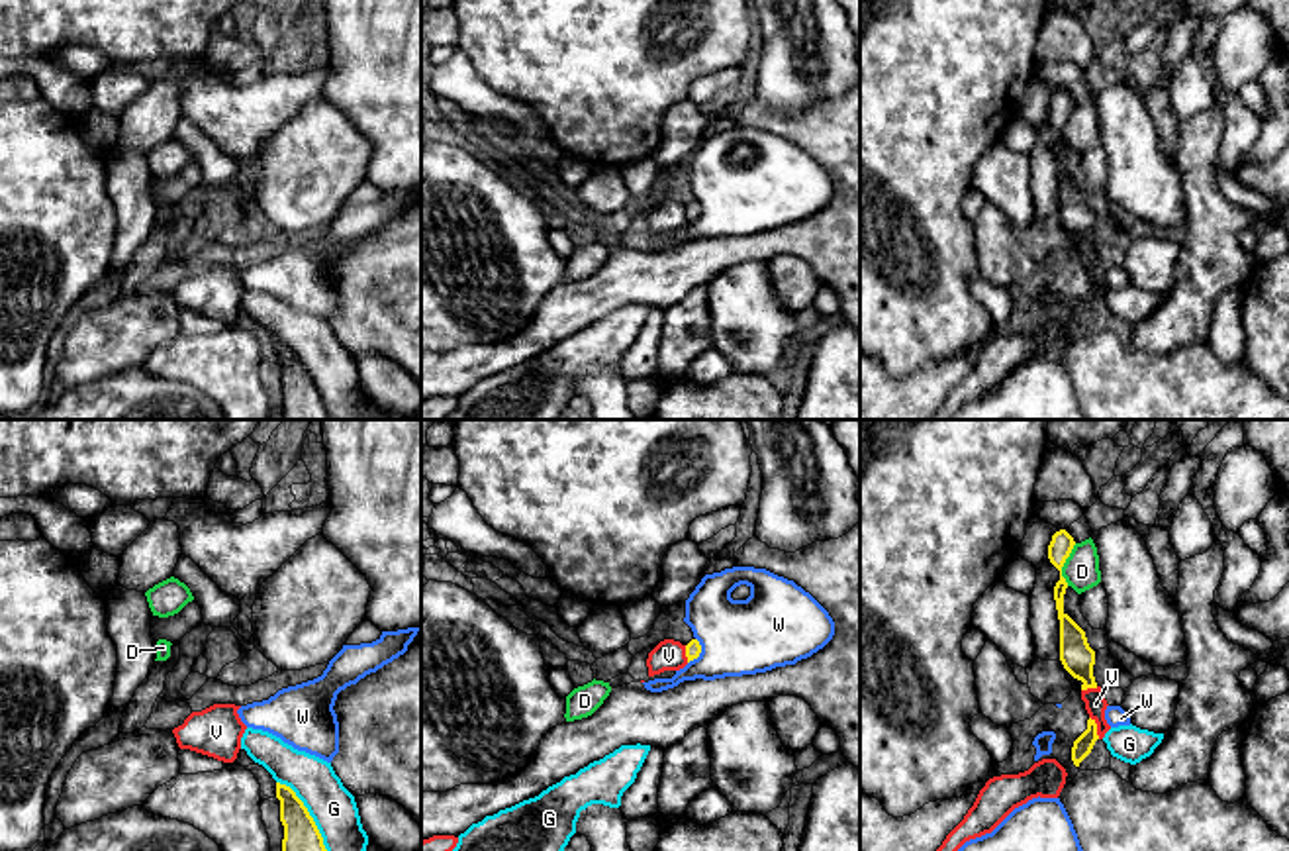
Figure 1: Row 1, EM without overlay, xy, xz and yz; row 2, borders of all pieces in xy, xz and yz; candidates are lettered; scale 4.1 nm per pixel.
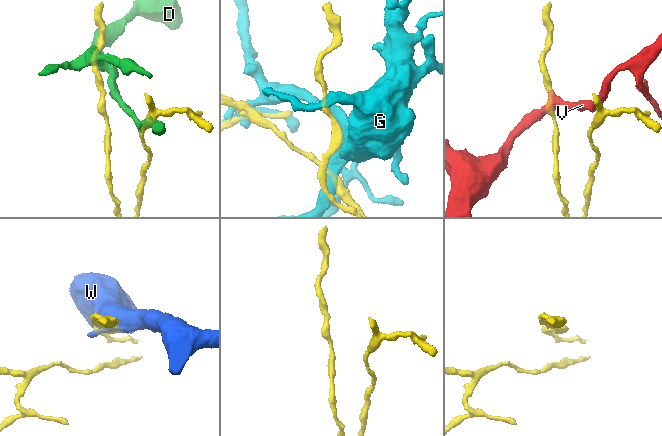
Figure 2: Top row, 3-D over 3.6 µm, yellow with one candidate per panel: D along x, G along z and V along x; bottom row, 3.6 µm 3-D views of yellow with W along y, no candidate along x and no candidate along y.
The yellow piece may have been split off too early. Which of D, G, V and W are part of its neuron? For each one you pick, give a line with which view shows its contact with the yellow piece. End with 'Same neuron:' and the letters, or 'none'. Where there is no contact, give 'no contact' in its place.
Same neuron: none

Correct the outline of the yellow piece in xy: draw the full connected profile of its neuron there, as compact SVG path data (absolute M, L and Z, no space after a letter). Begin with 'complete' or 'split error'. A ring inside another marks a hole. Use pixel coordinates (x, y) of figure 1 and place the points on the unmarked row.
complete; M276 343L276 359L284 386L282 420L329 420L323 398L296 353Z

